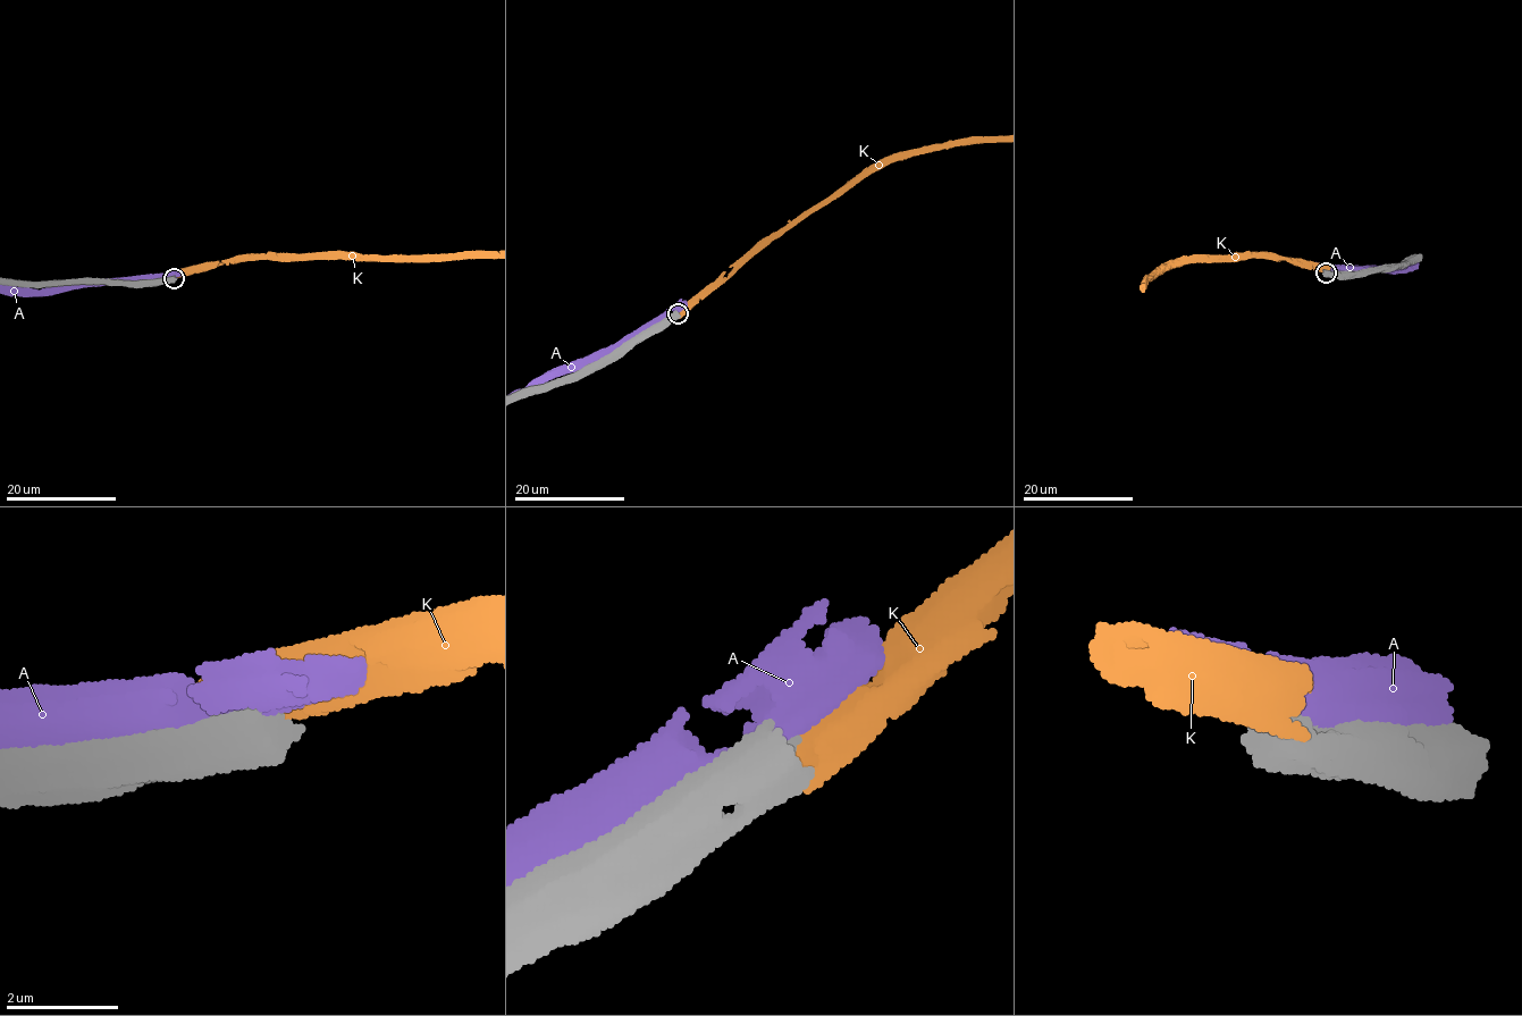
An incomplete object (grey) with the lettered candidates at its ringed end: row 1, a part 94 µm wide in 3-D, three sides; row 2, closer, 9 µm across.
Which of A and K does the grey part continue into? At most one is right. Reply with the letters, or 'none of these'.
none of these

